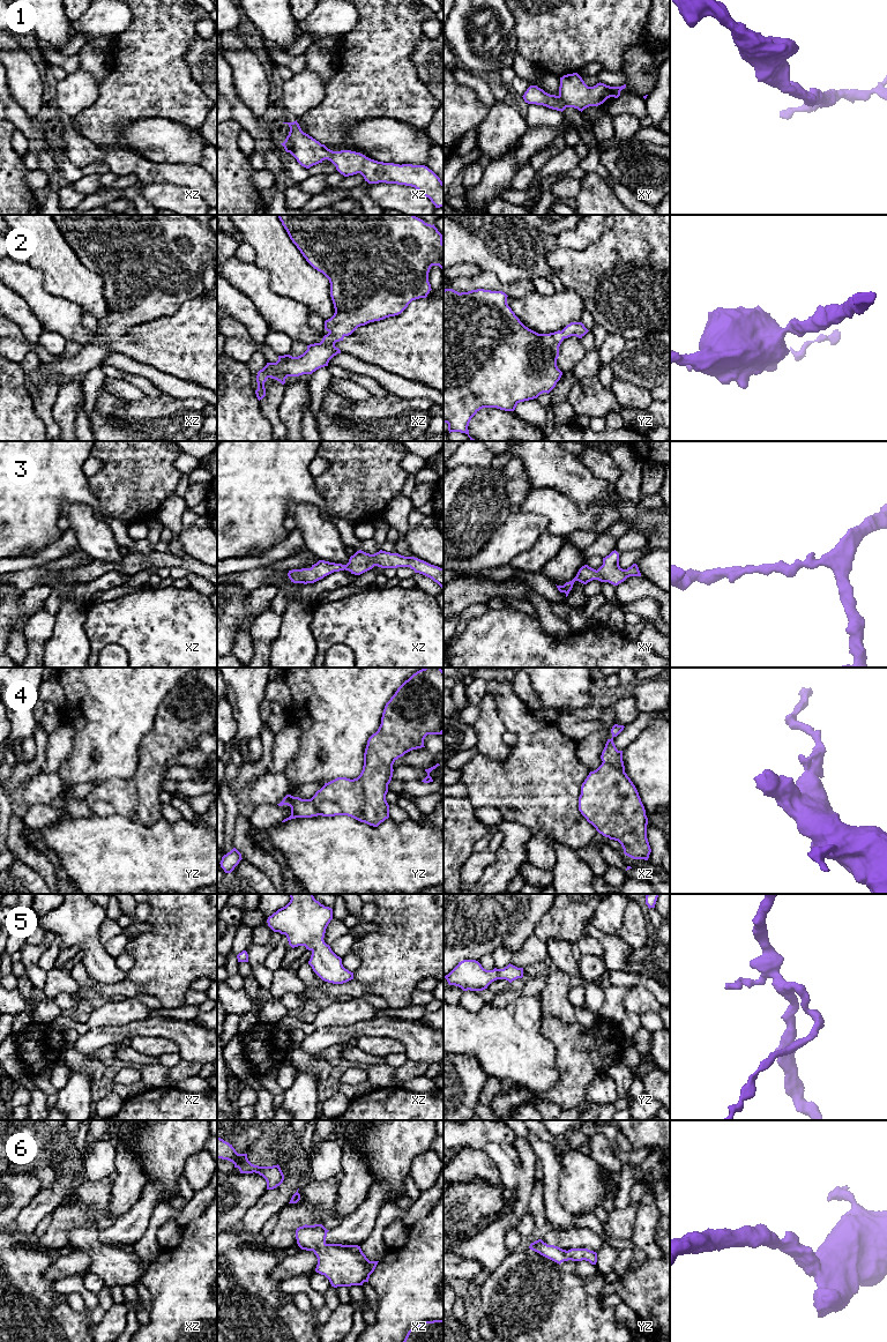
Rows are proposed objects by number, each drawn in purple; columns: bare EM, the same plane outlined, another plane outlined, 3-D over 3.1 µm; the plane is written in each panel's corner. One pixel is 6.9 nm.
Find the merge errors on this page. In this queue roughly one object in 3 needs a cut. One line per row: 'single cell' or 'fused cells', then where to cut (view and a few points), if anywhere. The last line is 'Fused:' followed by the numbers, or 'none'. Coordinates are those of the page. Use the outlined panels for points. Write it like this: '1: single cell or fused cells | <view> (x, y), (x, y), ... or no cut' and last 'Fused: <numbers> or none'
1: single cell | no cut
2: single cell | no cut
3: single cell | no cut
4: fused cells | xz (603, 761), (624, 772)
5: single cell | no cut
6: single cell | no cut
Fused: 4

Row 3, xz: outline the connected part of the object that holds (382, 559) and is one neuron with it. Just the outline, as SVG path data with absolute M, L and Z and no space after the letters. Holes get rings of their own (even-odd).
M361 550L350 557L346 565L319 560L311 568L289 571L288 576L293 583L314 583L325 576L340 571L349 571L351 574L360 575L374 566L381 568L410 567L415 573L423 574L444 589L444 568L431 565L415 557L404 557L398 553L390 553L380 550L374 554Z

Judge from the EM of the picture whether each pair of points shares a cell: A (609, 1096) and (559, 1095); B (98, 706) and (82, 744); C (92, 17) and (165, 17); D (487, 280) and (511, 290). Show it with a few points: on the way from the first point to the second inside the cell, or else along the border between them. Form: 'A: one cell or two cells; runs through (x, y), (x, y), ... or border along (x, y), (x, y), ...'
A: two cells; border along (603, 1075), (591, 1081), (584, 1100), (575, 1108)
B: one cell; runs through (98, 715), (98, 727), (91, 735)
C: two cells; border along (132, 12), (129, 24), (114, 37)
D: one cell; runs through (493, 284), (505, 286)

